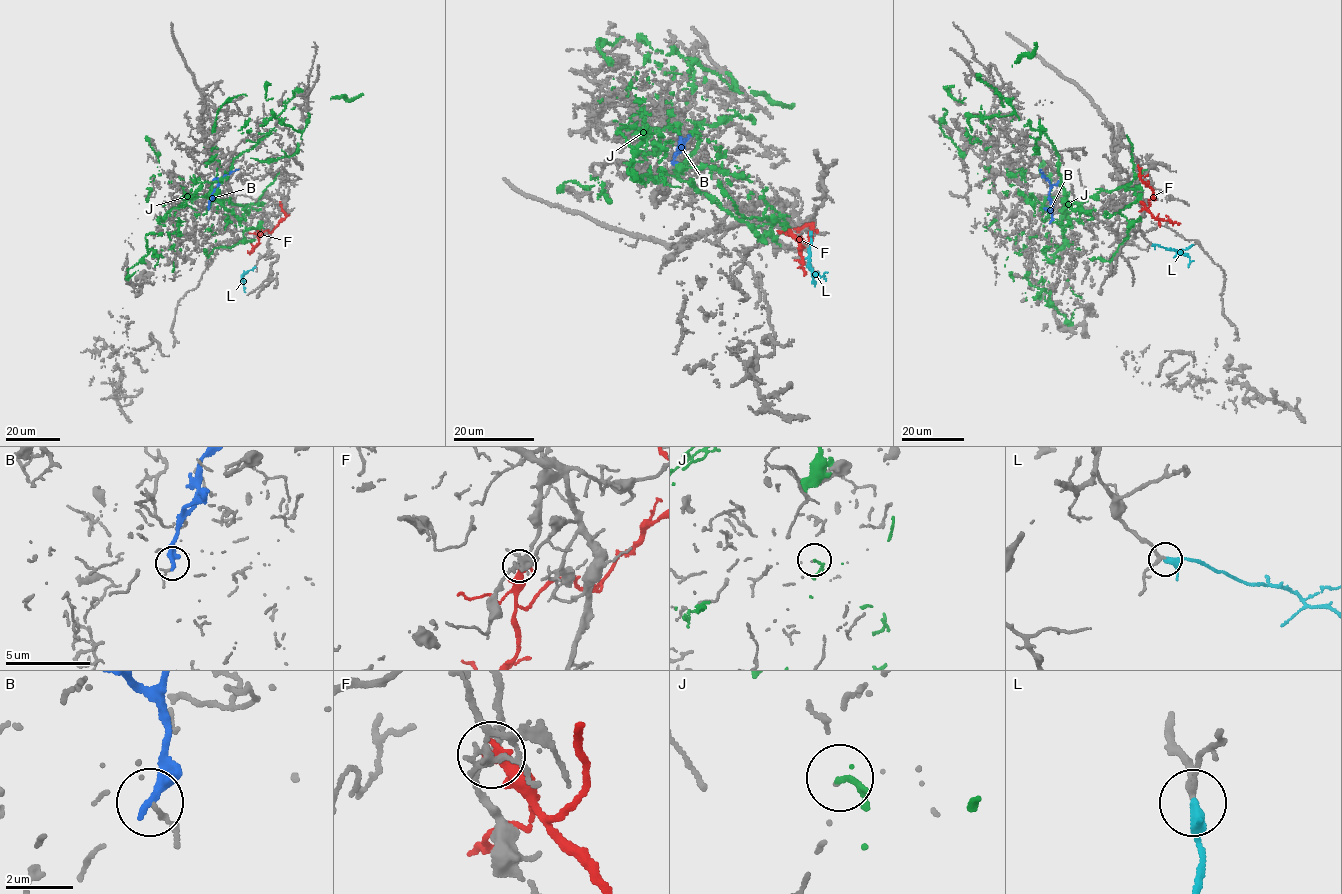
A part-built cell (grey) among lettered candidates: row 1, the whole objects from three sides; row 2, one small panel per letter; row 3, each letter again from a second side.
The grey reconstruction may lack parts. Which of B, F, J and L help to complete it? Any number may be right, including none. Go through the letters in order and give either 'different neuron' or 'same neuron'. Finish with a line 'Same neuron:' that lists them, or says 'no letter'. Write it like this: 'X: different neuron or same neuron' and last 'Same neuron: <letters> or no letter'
B: different neuron
F: different neuron
J: different neuron
L: same neuron
Same neuron: L

